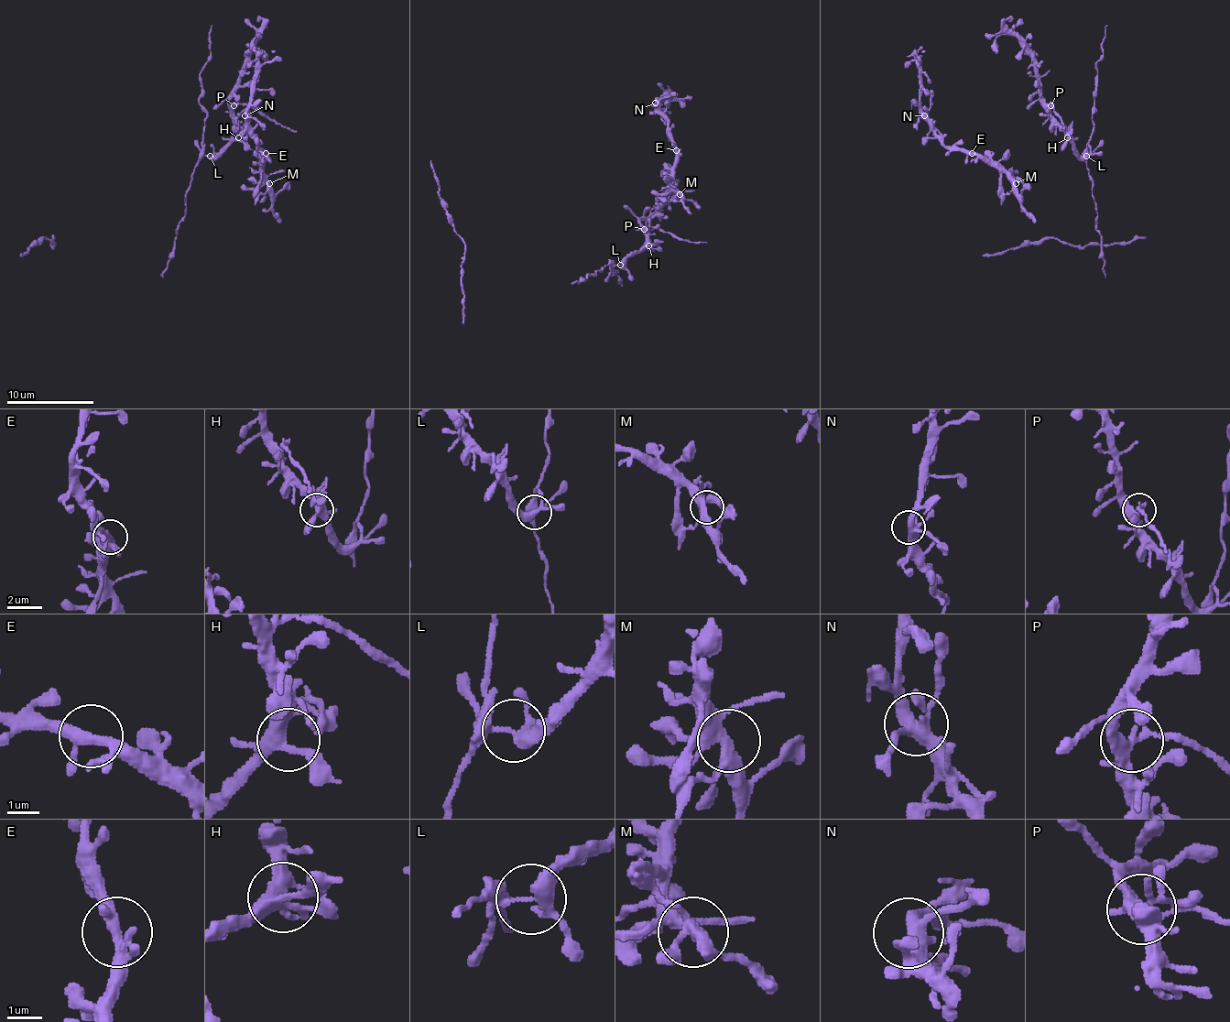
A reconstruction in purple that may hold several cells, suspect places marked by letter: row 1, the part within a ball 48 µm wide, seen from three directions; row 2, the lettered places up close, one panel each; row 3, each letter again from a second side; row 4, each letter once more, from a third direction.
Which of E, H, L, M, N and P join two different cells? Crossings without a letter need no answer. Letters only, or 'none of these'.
L, P

